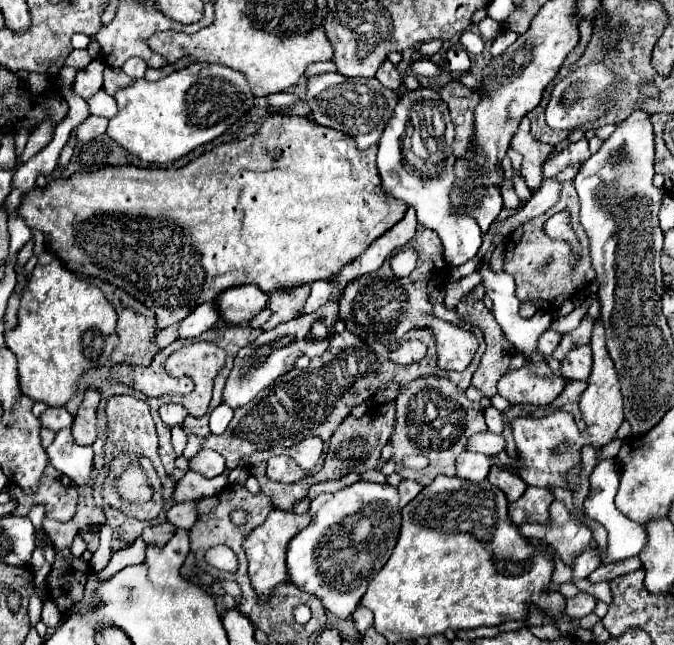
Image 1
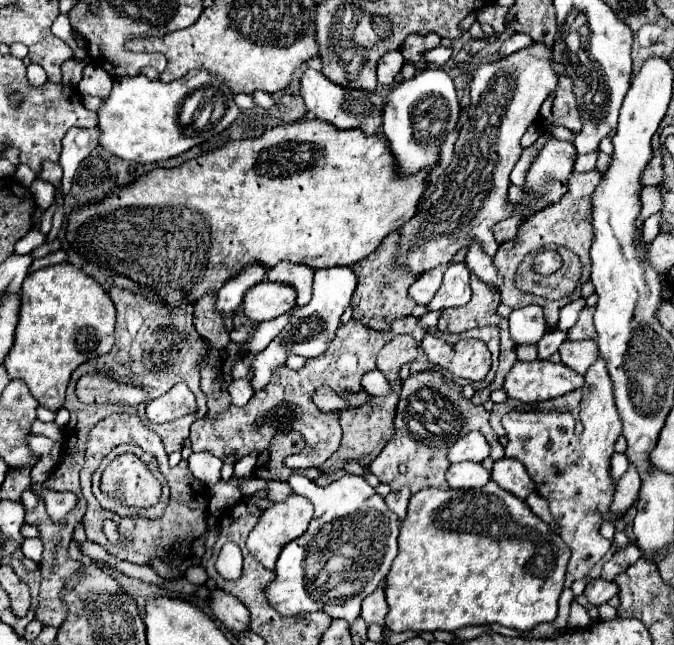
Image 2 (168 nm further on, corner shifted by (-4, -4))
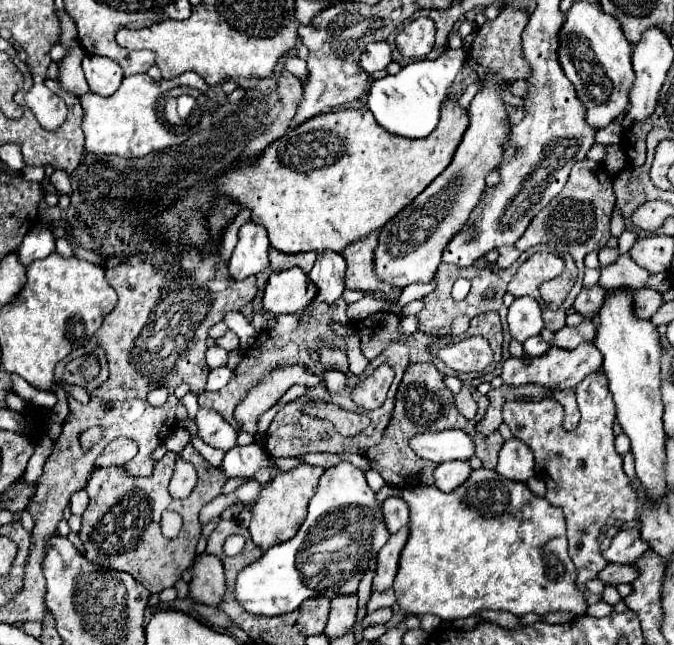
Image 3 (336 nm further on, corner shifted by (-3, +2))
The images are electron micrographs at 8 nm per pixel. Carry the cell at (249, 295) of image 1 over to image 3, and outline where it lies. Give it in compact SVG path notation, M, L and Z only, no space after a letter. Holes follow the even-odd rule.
M299 268L273 272L263 292L263 308L277 314L295 314L303 310L315 296L315 286Z

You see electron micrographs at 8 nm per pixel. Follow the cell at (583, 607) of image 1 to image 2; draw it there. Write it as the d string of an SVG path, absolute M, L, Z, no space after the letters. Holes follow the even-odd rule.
M602 578L590 580L590 582L586 584L586 592L584 592L584 596L586 596L592 604L596 604L596 606L606 604L606 602L608 602L612 596L616 596L616 594L618 594L616 582L602 580Z

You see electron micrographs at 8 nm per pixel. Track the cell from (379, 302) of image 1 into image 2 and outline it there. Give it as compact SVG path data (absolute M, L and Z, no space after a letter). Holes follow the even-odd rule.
M390 232L370 256L362 258L352 266L352 270L358 276L358 286L352 296L354 318L376 330L388 328L388 324L392 324L392 320L396 318L410 316L412 308L416 306L408 298L408 288L416 280L416 276L408 276L408 272L404 272L402 268L392 266L392 260L396 254L396 238L398 238L398 232Z

